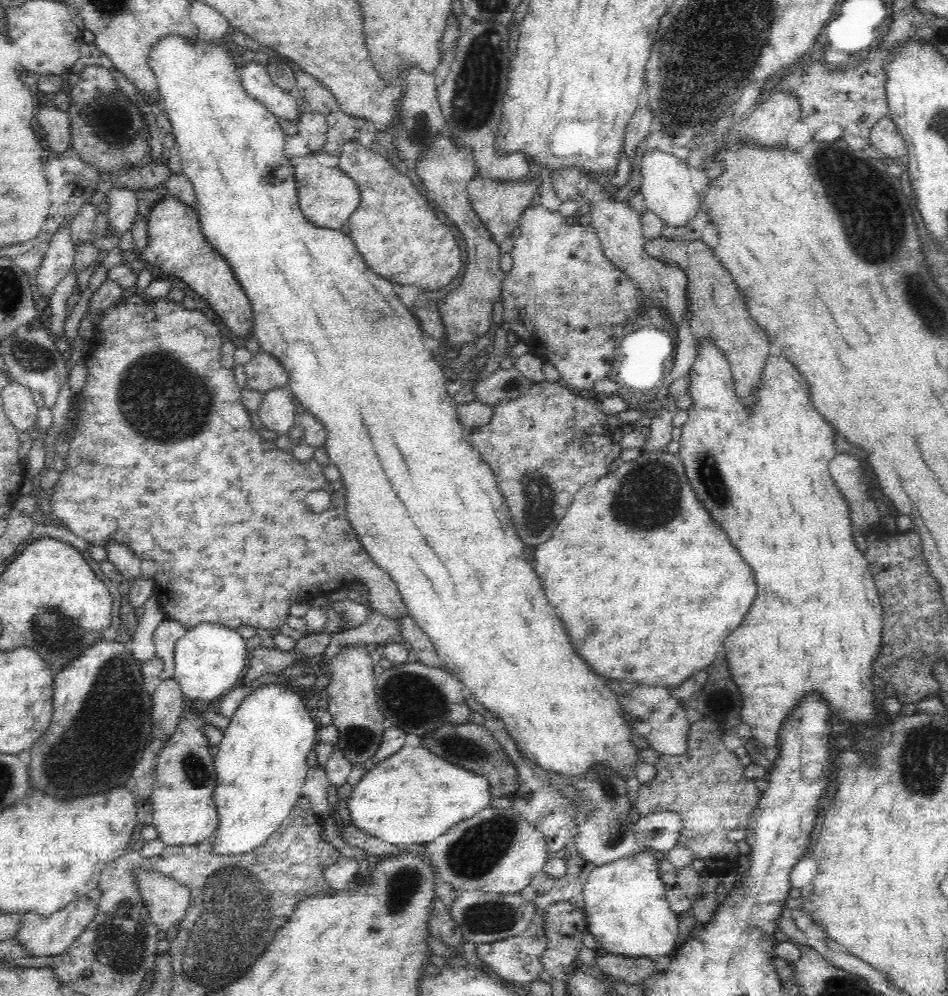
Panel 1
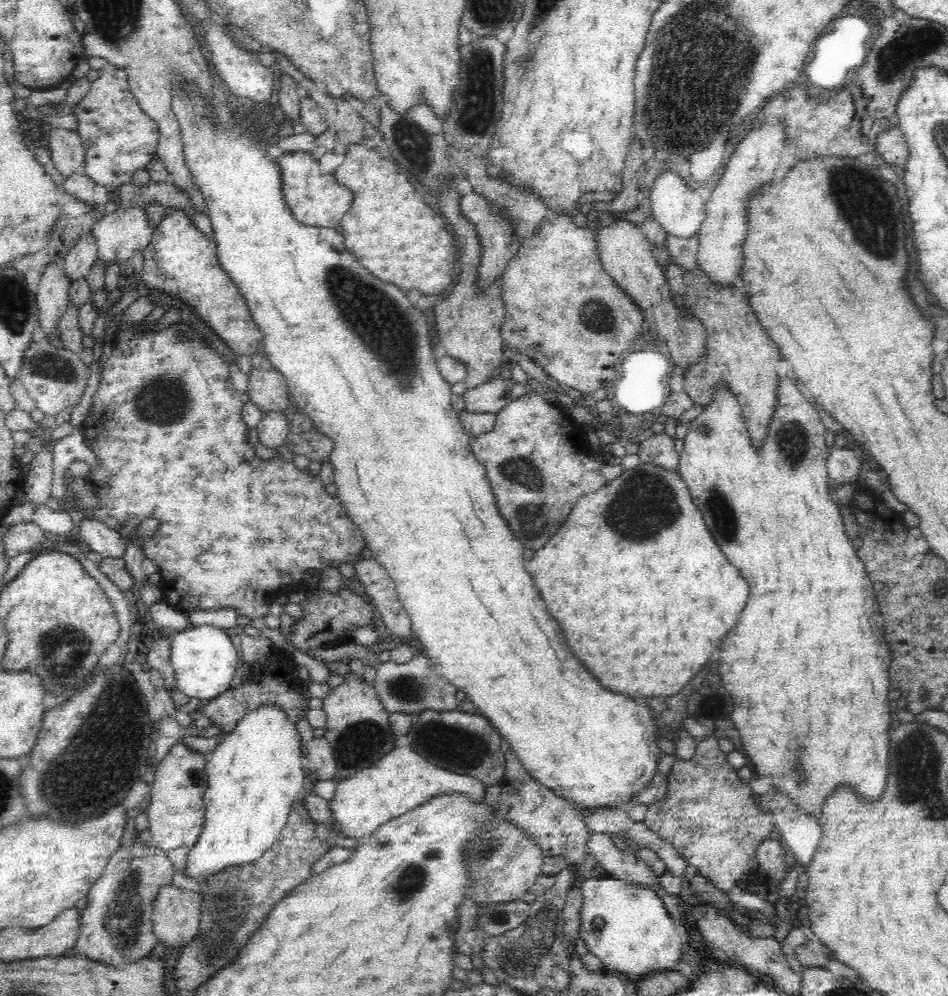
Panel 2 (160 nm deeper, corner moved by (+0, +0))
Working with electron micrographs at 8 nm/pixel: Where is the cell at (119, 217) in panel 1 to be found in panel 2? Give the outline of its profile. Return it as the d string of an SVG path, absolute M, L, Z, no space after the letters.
M121 204L115 212L101 212L101 218L93 224L92 228L94 237L96 237L98 259L104 261L106 267L112 263L118 263L118 267L127 266L127 261L134 254L143 252L144 247L152 238L153 229L147 223L147 216L143 207L128 207Z

